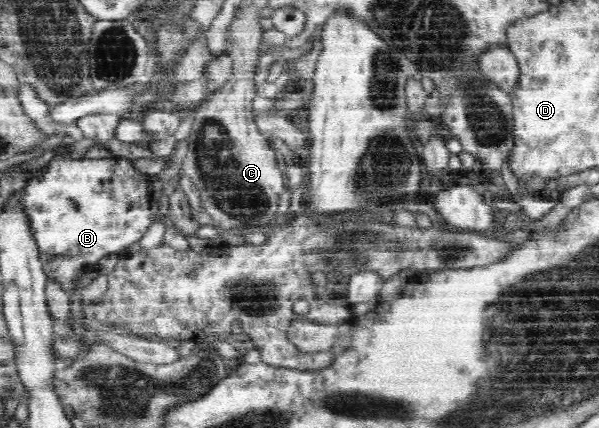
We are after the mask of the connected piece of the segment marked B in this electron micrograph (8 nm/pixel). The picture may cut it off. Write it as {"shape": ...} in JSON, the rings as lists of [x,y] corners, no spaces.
{"shape":[[[58,156],[49,163],[43,177],[26,180],[28,184],[23,196],[43,269],[48,277],[57,279],[66,290],[71,289],[74,282],[79,281],[81,272],[90,270],[99,257],[115,251],[126,251],[139,242],[155,221],[155,213],[150,205],[148,176],[134,169],[131,161],[124,158],[64,159]]]}

